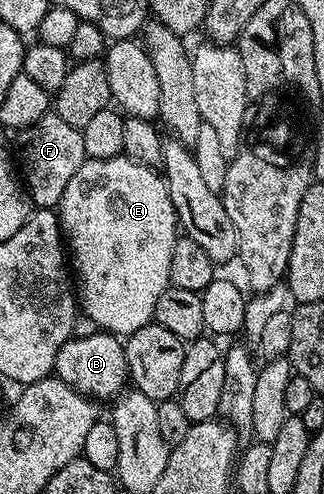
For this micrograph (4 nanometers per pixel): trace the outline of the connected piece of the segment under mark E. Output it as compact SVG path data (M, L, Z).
M119 155L112 159L98 159L93 163L87 163L80 167L72 179L68 179L68 187L64 187L64 195L60 199L58 208L58 223L62 227L62 236L68 246L68 257L72 262L72 277L76 282L76 301L85 316L96 319L99 330L115 335L129 335L140 331L142 325L151 324L152 310L156 307L156 299L159 293L168 288L168 271L172 267L172 247L180 236L178 216L172 207L172 199L166 196L166 182L160 179L157 172L152 171L151 166L141 165L125 155Z

